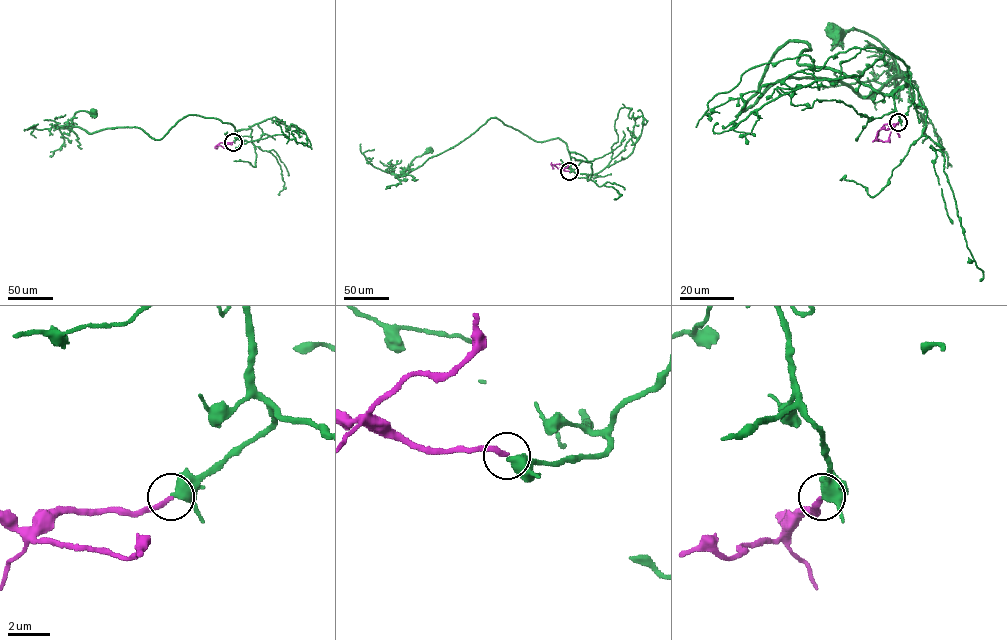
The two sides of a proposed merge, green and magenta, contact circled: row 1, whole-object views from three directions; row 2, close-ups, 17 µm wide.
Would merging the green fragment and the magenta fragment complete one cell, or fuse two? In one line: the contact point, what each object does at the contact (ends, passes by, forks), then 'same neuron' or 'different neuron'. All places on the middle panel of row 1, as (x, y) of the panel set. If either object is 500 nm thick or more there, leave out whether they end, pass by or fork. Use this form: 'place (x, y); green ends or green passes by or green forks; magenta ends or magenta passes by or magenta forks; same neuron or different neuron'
place (569, 171); same neuron

